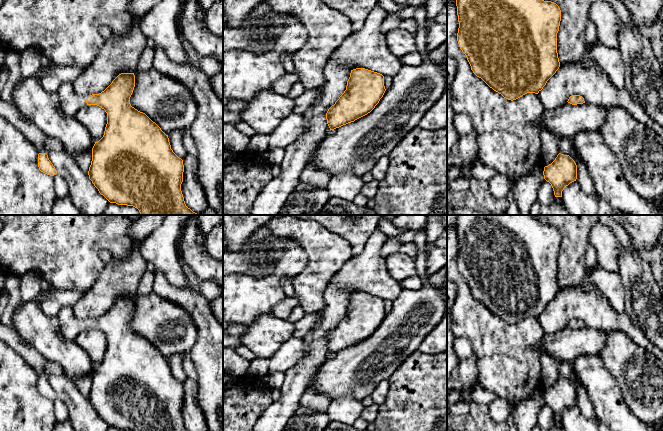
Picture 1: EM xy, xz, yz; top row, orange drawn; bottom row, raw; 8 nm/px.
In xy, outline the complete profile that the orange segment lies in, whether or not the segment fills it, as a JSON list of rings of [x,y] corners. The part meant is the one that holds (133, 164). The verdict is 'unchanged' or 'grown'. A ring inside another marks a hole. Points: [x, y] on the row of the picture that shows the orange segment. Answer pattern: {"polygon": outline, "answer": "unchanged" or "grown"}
{"polygon": [[[121,73],[101,93],[89,97],[75,93],[71,82],[64,82],[57,90],[61,110],[69,116],[86,105],[97,105],[107,113],[107,124],[103,137],[95,142],[92,148],[92,161],[88,175],[99,193],[110,203],[137,208],[141,215],[200,215],[193,212],[185,204],[181,191],[184,165],[171,149],[168,135],[145,113],[138,111],[130,104],[130,97],[135,87],[134,73]]], "answer": "grown"}

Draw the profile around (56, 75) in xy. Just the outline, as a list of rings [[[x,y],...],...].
[[[50,62],[49,70],[41,77],[41,84],[46,91],[56,93],[62,83],[72,83],[84,70],[75,65],[57,66]]]

